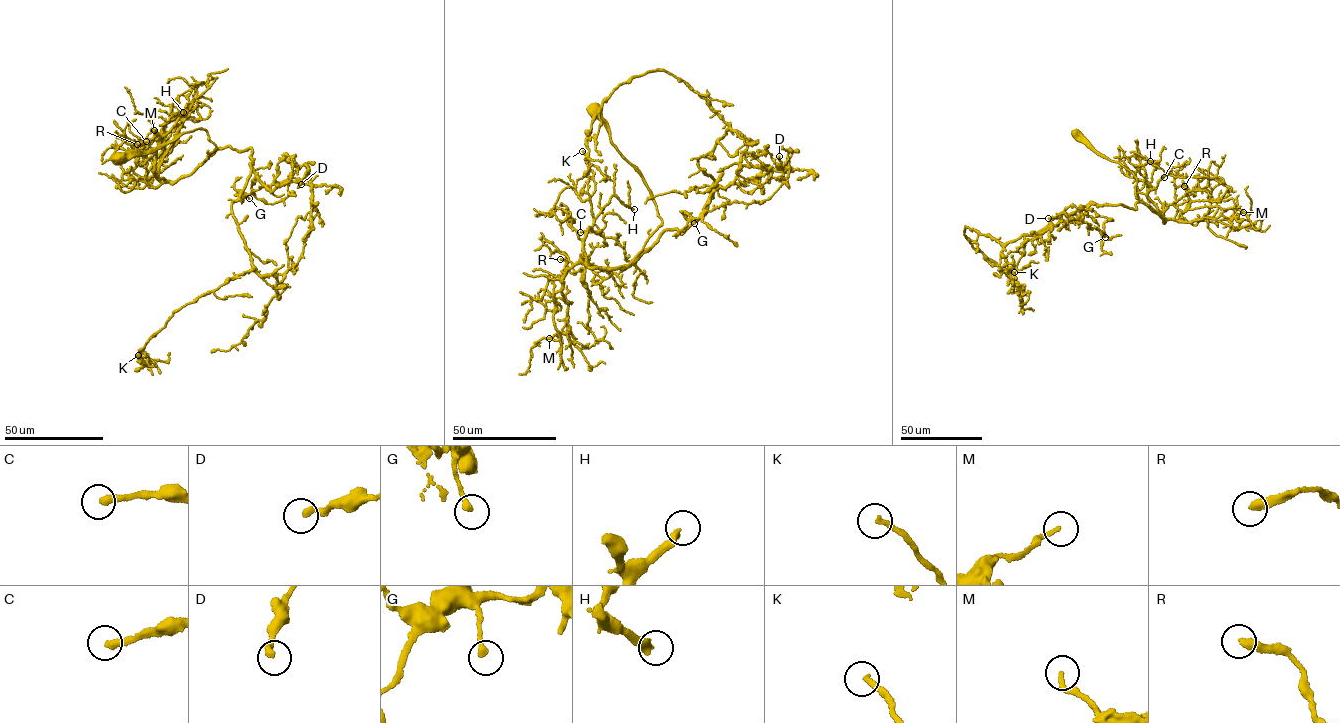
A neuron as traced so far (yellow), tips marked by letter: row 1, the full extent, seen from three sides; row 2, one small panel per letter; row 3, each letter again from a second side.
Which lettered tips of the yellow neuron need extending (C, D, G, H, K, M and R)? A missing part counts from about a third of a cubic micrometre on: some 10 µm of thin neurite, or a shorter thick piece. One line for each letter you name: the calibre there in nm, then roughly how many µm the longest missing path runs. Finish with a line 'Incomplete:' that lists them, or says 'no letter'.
C: 300 nm thick; about 40 µm are missing
H: 360 nm thick; about 50 µm are missing
K: 220 nm thick; about 7 µm are missing
Incomplete: C, H, K

